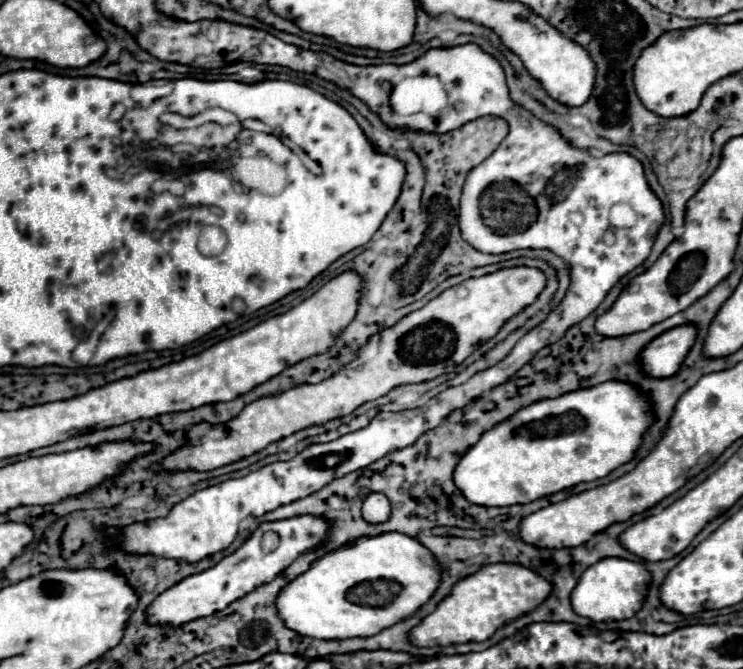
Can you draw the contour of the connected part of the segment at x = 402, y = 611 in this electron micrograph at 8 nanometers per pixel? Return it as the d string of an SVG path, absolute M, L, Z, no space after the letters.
M388 532L374 538L360 538L346 548L326 554L324 558L312 562L310 570L300 574L296 580L288 582L278 600L278 614L284 624L298 632L300 636L320 638L320 640L344 640L344 638L364 638L376 636L384 628L414 616L430 598L432 592L440 586L440 574L436 556L424 548L418 540L404 536L400 532Z

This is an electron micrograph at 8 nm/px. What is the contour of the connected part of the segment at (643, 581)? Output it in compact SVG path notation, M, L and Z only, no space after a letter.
M604 558L592 564L572 590L572 608L576 614L590 618L592 622L614 622L636 616L648 596L652 574L640 562L624 558Z

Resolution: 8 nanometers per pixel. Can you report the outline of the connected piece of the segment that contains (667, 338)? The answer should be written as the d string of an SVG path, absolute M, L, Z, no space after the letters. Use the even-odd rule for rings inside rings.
M682 324L654 338L642 352L642 370L654 378L668 378L680 370L692 344L696 342L696 324Z

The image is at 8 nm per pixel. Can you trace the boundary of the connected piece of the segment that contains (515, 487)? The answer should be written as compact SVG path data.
M608 380L604 384L568 392L552 400L534 402L488 430L478 440L478 444L474 444L460 458L454 470L454 482L472 504L512 506L534 502L542 496L556 494L580 482L604 478L612 470L634 458L636 448L640 448L640 436L644 436L644 432L656 420L652 406L654 404L650 396L640 396L640 392L632 388L632 384L620 384L620 380Z

